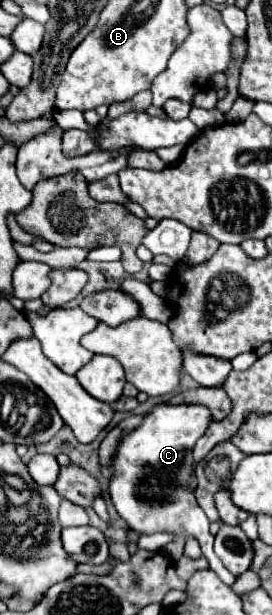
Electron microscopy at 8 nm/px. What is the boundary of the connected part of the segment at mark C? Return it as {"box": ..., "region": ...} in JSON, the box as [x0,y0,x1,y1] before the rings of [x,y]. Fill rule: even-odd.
{"box":[110,404,235,586],"region":[[[200,404],[156,406],[144,418],[144,422],[136,430],[124,434],[116,446],[114,458],[110,462],[110,500],[128,524],[128,528],[138,534],[168,532],[174,536],[174,540],[198,540],[202,556],[208,560],[209,567],[226,585],[231,586],[235,577],[214,554],[214,536],[210,534],[210,520],[198,506],[194,490],[190,490],[194,474],[192,448],[196,440],[206,432],[206,422],[210,422],[210,418],[210,410]]]}

